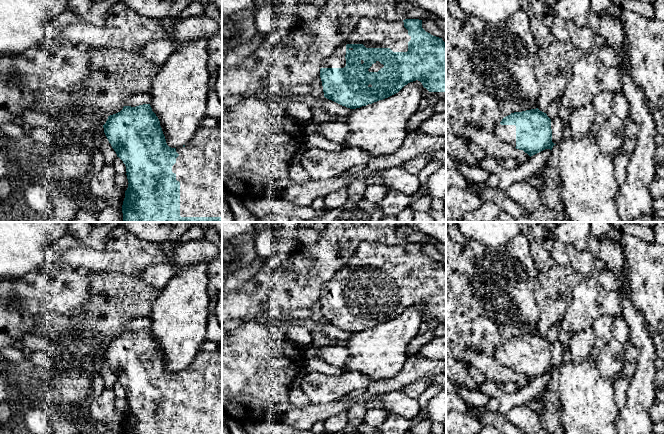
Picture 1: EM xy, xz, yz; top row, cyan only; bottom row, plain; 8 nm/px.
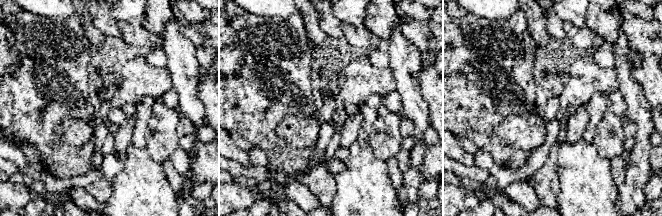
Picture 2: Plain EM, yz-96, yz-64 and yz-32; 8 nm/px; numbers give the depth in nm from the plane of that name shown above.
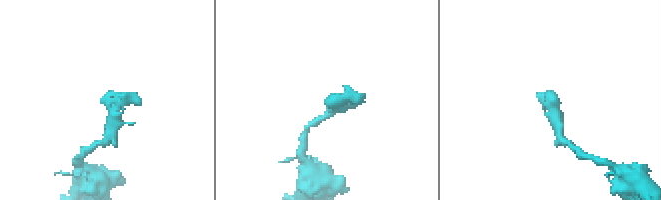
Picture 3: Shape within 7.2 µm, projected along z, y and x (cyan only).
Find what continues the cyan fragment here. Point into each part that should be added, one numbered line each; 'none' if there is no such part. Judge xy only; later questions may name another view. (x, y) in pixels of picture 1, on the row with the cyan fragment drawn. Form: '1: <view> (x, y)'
1: xy (198, 168)

